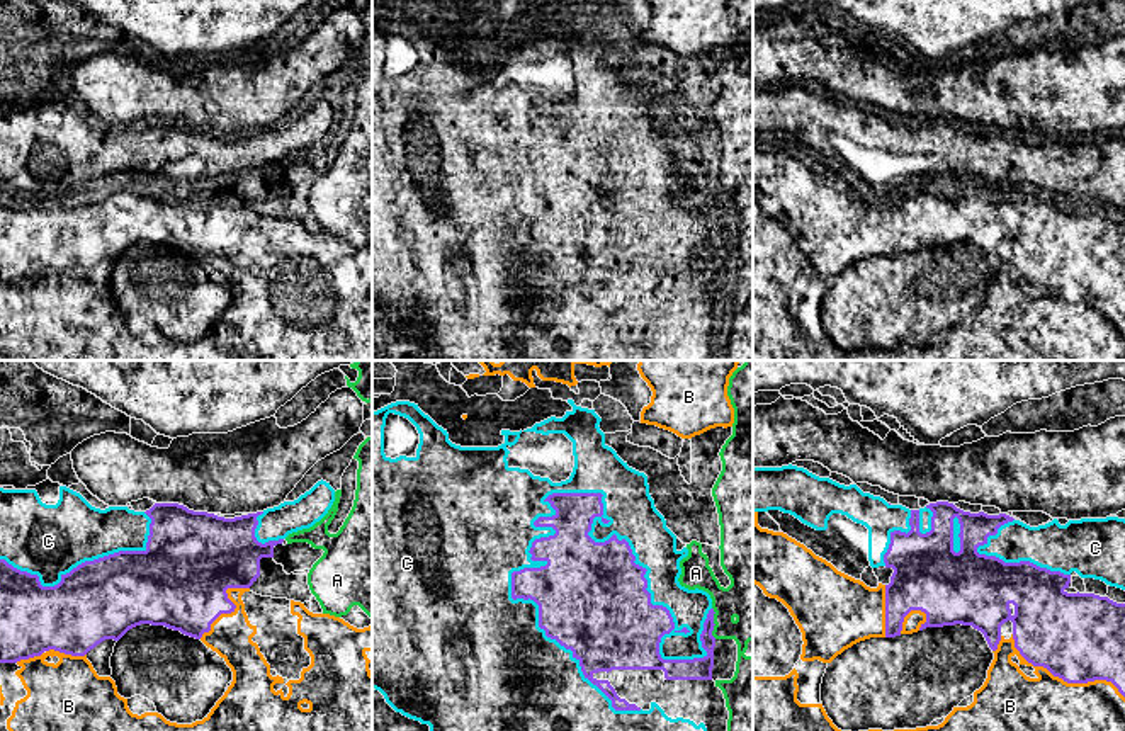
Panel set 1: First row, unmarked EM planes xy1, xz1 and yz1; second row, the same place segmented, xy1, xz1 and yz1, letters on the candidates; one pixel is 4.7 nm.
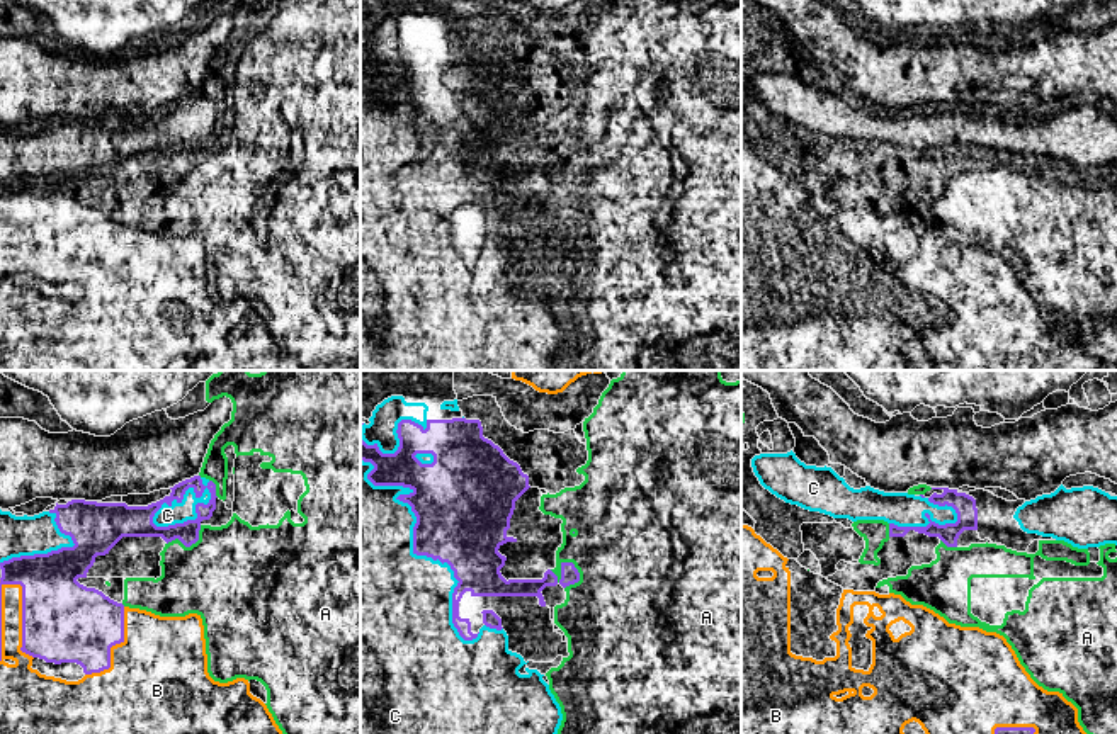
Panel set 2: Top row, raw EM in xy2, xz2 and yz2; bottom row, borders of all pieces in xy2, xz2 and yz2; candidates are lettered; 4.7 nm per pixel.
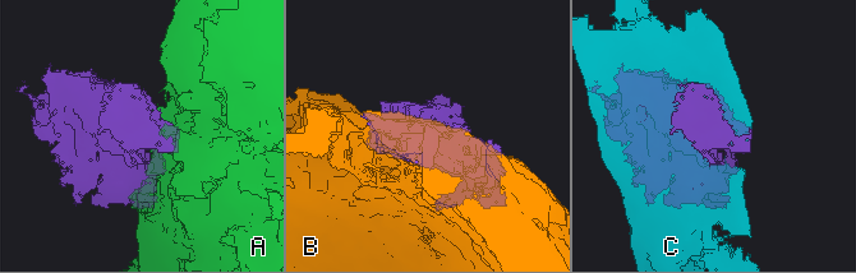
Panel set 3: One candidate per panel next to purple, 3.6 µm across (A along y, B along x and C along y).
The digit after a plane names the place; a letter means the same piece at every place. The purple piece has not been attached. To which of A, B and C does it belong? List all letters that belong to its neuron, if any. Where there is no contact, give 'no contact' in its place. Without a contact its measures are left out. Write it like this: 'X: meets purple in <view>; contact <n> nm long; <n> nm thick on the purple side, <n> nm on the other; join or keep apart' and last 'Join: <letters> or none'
A: meets purple in xz2; contact 160 nm long; 90 nm thick on the purple side, 420 nm on the other; keep apart
B: meets purple in xy2; contact 380 nm long; 380 nm thick on the purple side, 100 nm on the other; keep apart
C: meets purple in xz1; contact 1100 nm long; 300 nm thick on the purple side, 500 nm on the other; join
Join: C

